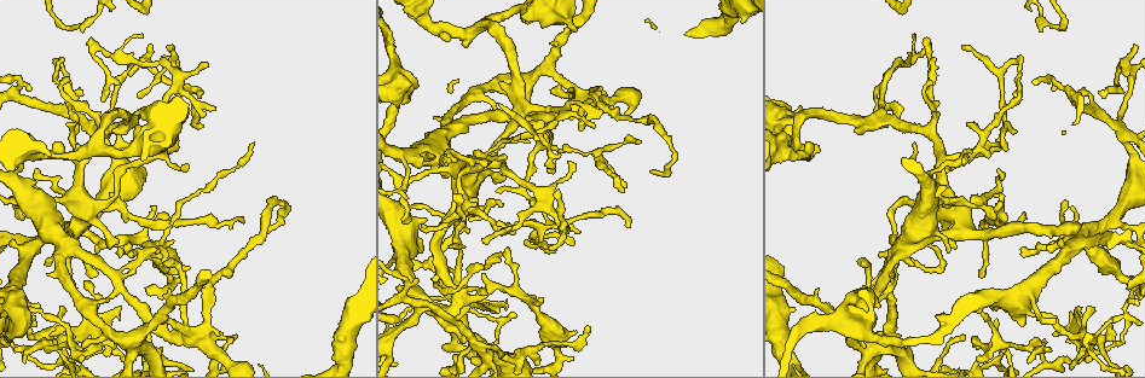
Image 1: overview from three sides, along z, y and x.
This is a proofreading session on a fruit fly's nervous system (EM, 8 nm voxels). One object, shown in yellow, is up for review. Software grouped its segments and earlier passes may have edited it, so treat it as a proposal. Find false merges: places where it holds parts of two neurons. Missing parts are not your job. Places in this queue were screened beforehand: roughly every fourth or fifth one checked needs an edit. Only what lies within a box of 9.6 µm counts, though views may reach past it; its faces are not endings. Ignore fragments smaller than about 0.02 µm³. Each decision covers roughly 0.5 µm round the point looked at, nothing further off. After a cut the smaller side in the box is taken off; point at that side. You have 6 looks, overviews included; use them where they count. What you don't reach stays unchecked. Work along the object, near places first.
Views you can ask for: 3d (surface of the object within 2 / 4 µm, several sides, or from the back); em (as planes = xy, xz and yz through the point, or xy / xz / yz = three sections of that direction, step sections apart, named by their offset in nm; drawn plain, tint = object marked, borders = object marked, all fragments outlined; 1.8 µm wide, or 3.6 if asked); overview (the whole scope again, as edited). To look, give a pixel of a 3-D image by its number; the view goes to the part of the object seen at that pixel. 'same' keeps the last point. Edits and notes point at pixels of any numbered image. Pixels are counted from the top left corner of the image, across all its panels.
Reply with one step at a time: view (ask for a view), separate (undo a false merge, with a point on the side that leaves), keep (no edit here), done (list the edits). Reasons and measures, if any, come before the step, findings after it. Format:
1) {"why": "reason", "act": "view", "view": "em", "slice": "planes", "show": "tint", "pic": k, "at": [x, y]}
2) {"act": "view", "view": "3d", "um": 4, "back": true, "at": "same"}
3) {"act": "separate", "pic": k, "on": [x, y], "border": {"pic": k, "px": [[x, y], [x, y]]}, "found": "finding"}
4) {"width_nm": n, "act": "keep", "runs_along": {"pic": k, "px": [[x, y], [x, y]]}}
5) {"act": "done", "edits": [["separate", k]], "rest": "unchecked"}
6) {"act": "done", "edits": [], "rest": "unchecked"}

{"why": "sharp bend", "act": "view", "view": "3d", "um": 2, "pic": 1, "at": [410, 205]}

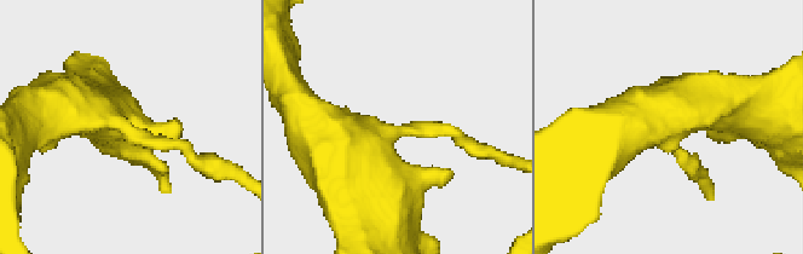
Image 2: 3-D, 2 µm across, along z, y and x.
{"arms": 3, "act": "view", "view": "em", "slice": "yz", "step": 8, "show": "tint", "pic": 2, "at": [388, 132]}

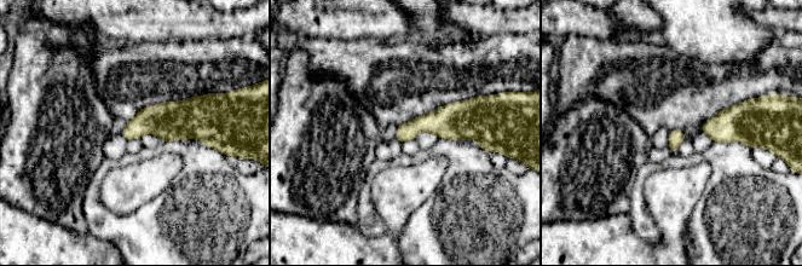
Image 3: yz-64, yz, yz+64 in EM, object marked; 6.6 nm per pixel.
{"width_nm": 100, "act": "keep", "found": "one neuron here"}

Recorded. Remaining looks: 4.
{"why": "abrupt turn", "act": "view", "view": "3d", "um": 2, "pic": 1, "at": [1126, 317]}

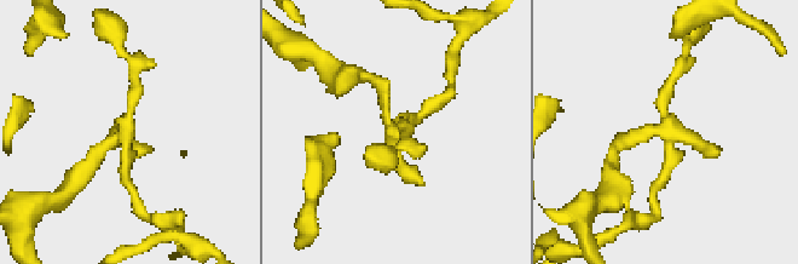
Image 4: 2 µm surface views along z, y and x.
{"why": "now the EM", "act": "view", "view": "em", "slice": "yz", "step": 16, "show": "plain", "pic": 4, "at": [665, 129]}

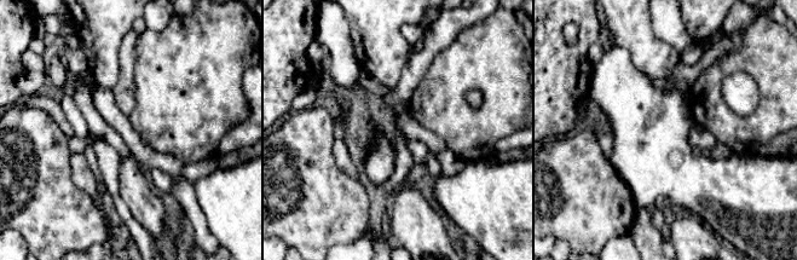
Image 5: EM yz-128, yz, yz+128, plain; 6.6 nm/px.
{"act": "view", "view": "em", "slice": "yz", "step": 16, "show": "borders", "at": "same"}

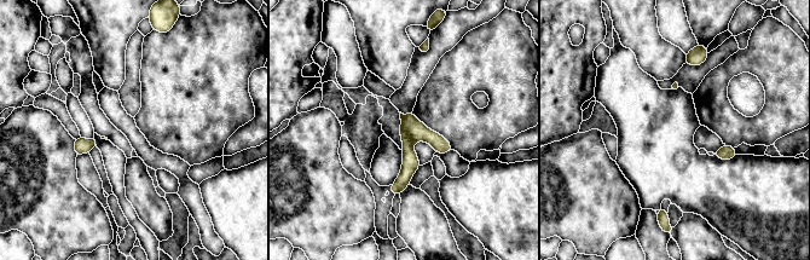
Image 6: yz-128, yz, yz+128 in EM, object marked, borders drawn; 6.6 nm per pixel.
{"act": "separate", "pic": 6, "on": [410, 165], "border": {"pic": 6, "px": [[404, 115], [404, 127], [412, 143]]}, "found": "a second neuron is stuck on"}

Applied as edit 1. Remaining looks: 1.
{"act": "done", "edits": [["separate", 6]], "rest": "unchecked"}

